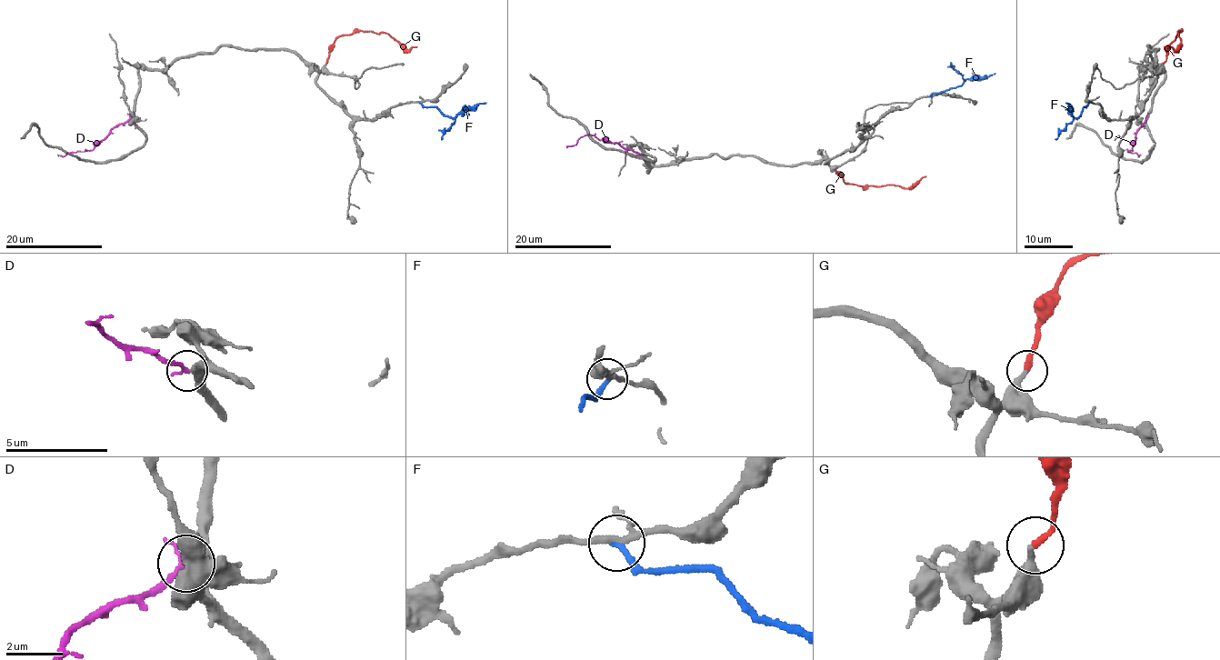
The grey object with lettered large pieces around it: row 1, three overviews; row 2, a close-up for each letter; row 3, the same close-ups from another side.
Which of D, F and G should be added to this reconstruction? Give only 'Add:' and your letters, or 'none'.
Add: G

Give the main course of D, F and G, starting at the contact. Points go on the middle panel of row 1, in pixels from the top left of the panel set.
D: (640, 154), (593, 134), (584, 134), (576, 144), (566, 147)
F: (928, 96), (945, 92), (966, 79), (983, 79), (995, 74)
G: (835, 170), (844, 182), (869, 185), (897, 184), (912, 188), (926, 176)

